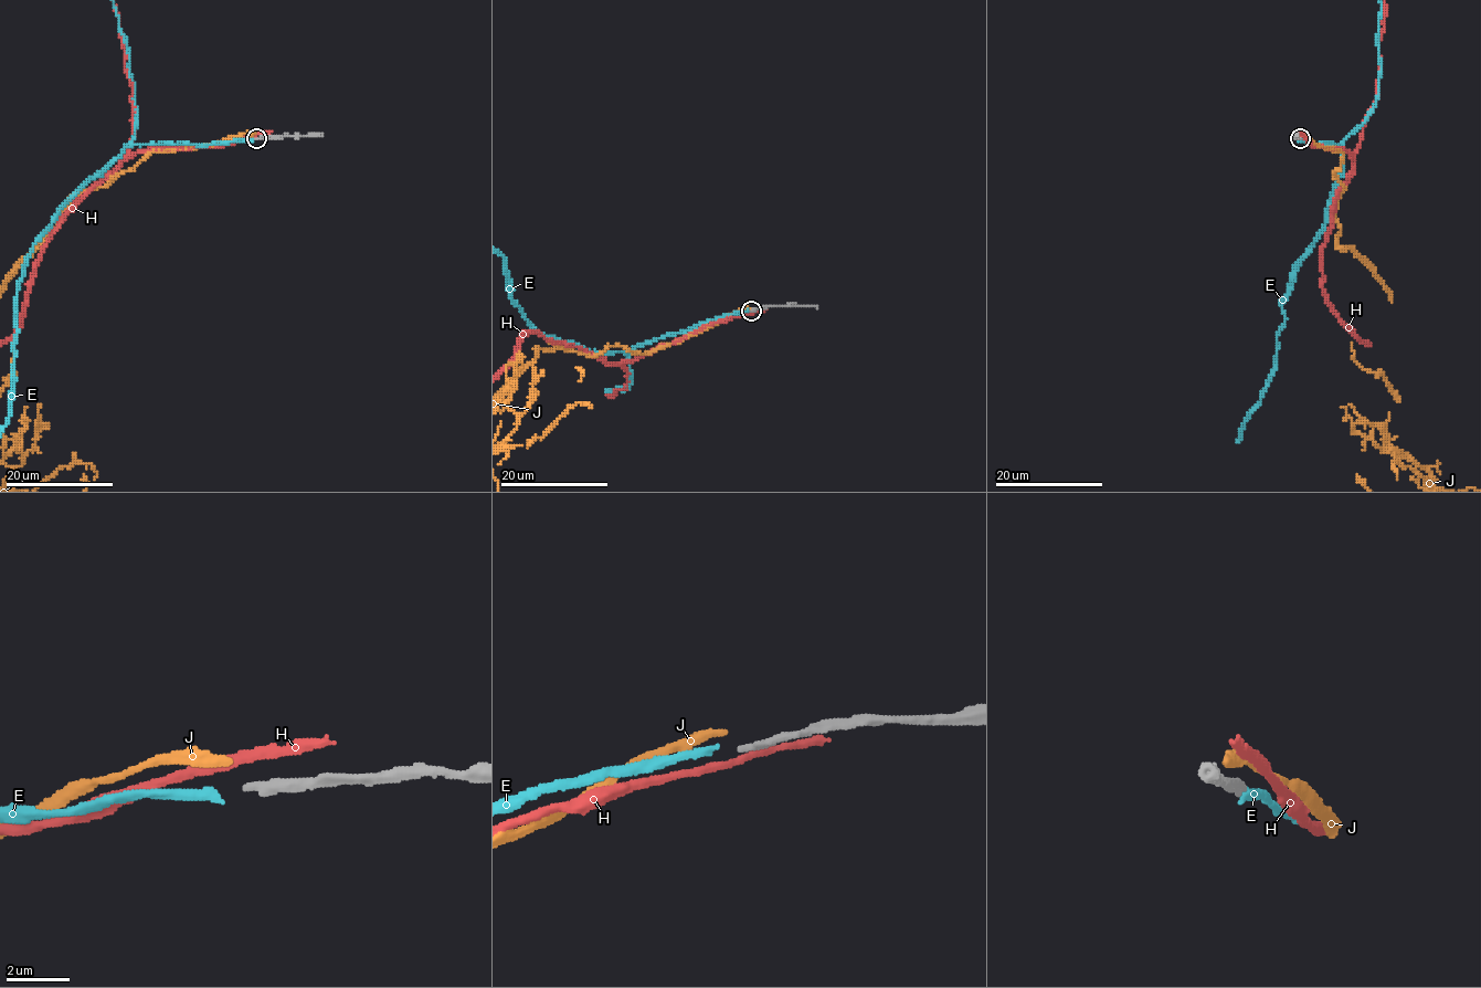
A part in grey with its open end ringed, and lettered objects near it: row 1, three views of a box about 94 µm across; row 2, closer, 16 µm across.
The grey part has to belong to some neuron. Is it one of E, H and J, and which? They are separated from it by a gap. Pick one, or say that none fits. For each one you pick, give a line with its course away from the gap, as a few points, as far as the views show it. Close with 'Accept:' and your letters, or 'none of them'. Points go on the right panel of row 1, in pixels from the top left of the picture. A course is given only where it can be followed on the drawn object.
Accept: E

